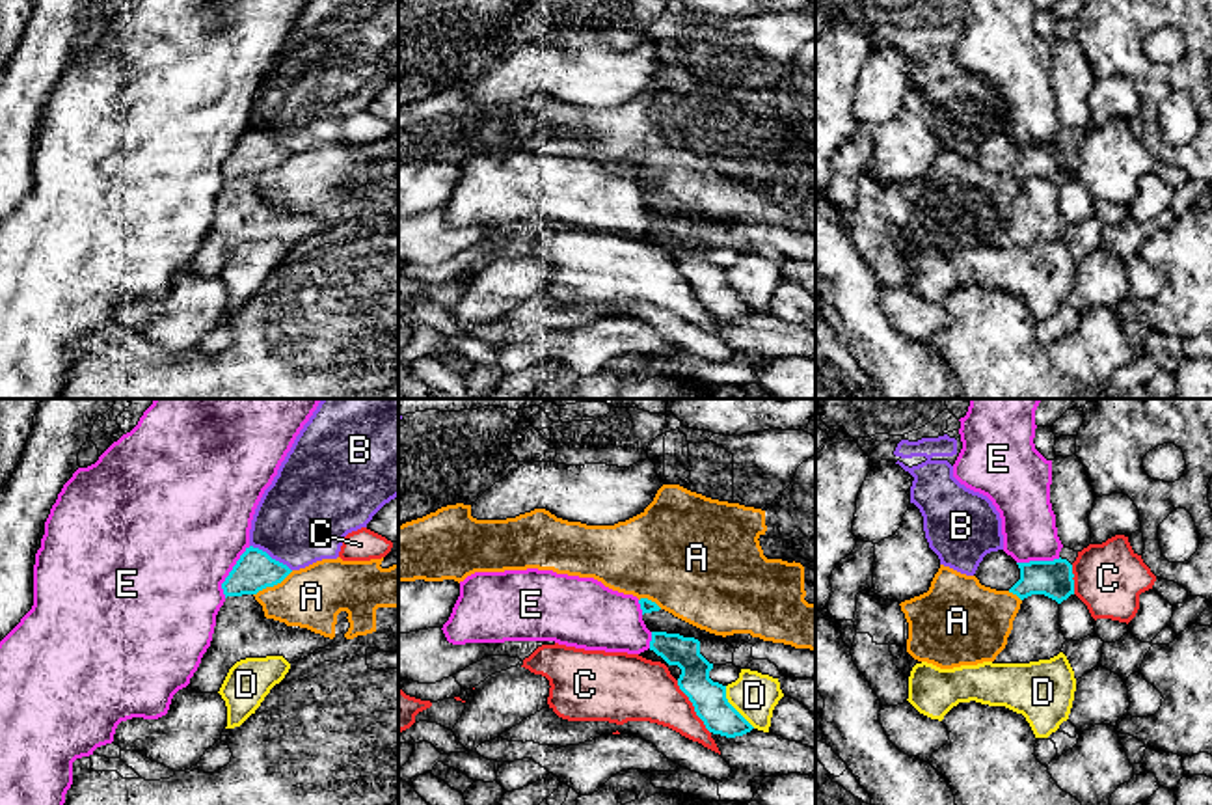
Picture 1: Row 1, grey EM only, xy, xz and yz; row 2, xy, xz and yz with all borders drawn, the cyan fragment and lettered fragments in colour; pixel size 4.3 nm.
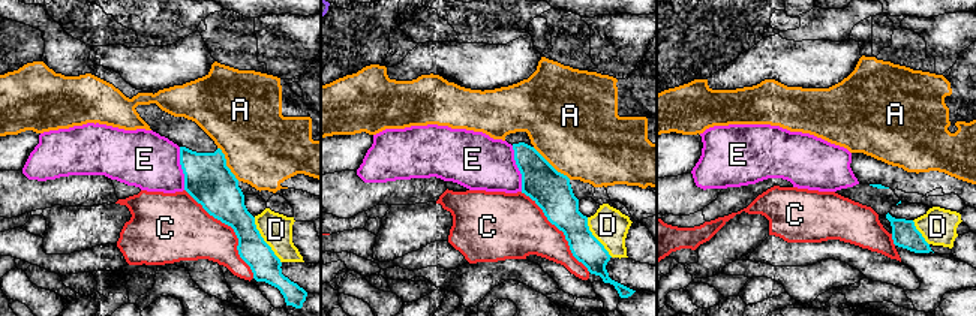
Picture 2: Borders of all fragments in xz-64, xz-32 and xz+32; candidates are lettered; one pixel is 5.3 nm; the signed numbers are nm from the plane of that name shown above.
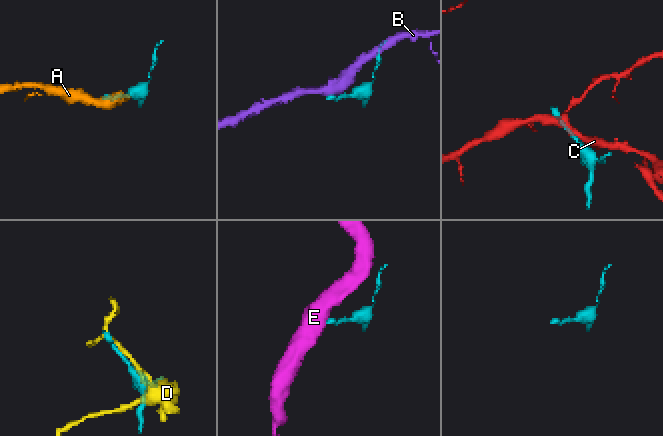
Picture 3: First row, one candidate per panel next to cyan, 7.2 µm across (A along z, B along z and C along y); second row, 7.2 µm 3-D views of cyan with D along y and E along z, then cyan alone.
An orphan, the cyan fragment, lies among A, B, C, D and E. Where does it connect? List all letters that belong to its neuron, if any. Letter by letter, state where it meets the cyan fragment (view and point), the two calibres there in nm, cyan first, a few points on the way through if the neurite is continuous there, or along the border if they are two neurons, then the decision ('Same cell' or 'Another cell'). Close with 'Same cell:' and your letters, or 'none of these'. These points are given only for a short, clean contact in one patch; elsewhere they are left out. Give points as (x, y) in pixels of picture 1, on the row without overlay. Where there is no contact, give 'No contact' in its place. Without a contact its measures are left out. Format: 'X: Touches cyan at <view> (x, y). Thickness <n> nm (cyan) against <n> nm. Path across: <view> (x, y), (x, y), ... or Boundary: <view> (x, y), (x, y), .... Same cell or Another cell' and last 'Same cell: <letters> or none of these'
A: Touches cyan at xy (272, 168). Thickness 170 nm (cyan) against 260 nm. Boundary: xy (293, 153), (254, 177). Another cell
B: Touches cyan at xy (269, 138). Thickness 170 nm (cyan) against 400 nm. Boundary: xy (250, 127), (265, 133), (291, 153). Another cell
C: Touches cyan at xz (693, 287). Thickness 150 nm (cyan) against 280 nm. Another cell
D: Touches cyan at xz (732, 289). Thickness 150 nm (cyan) against 200 nm. Another cell
E: Touches cyan at xy (229, 155). Thickness 170 nm (cyan) against 500 nm. Boundary: xy (250, 129), (222, 166), (224, 179). Another cell
Same cell: none of these

